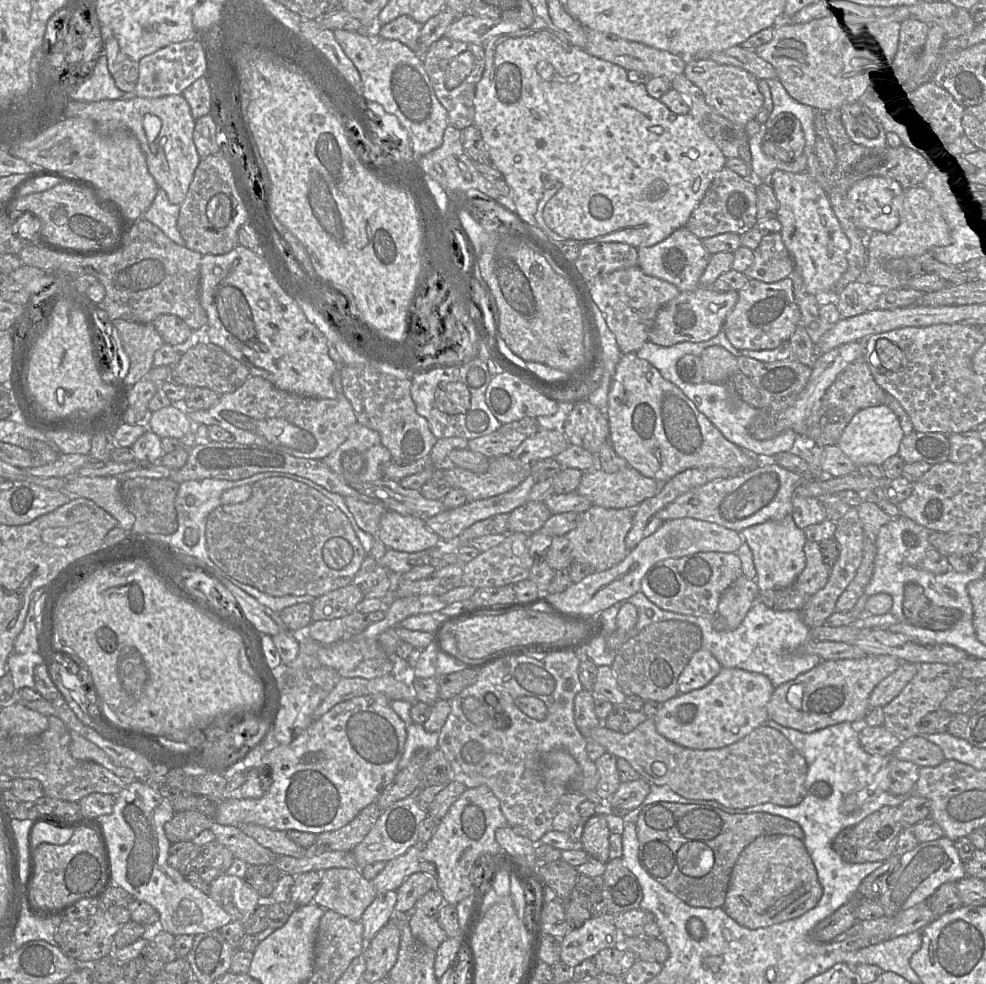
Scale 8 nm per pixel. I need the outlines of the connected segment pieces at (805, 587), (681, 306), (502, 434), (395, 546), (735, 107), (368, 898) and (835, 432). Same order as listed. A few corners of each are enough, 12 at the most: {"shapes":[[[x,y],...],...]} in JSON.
{"shapes":[[[806,541],[806,566],[786,588],[760,592],[775,611],[800,611],[826,585],[830,567]],[[702,286],[659,310],[648,341],[703,342],[723,330],[738,291]],[[525,417],[491,434],[468,441],[487,458],[510,455],[539,431]],[[388,510],[374,537],[387,548],[420,552],[446,542],[424,520]],[[687,59],[683,74],[706,103],[742,127],[764,97],[744,69]],[[358,868],[321,873],[313,902],[361,921],[376,898]],[[863,357],[815,405],[804,436],[837,445],[853,416],[885,404]]]}

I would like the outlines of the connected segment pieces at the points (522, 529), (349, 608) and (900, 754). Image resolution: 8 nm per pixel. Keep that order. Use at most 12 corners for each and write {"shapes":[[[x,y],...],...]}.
{"shapes":[[[527,501],[509,513],[508,532],[531,535],[551,515]],[[359,587],[330,591],[312,602],[312,621],[344,618],[364,599]],[[923,735],[903,741],[891,756],[920,768],[945,761],[941,748]]]}

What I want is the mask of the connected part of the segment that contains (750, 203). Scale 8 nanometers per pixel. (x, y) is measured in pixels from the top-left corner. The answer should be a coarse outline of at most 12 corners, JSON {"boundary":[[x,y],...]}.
{"boundary":[[726,166],[685,227],[700,240],[757,222],[756,180]]}

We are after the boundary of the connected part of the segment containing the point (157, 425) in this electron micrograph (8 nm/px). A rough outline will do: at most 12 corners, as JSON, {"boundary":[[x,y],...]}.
{"boundary":[[182,404],[150,415],[149,430],[160,438],[181,439],[195,425]]}

